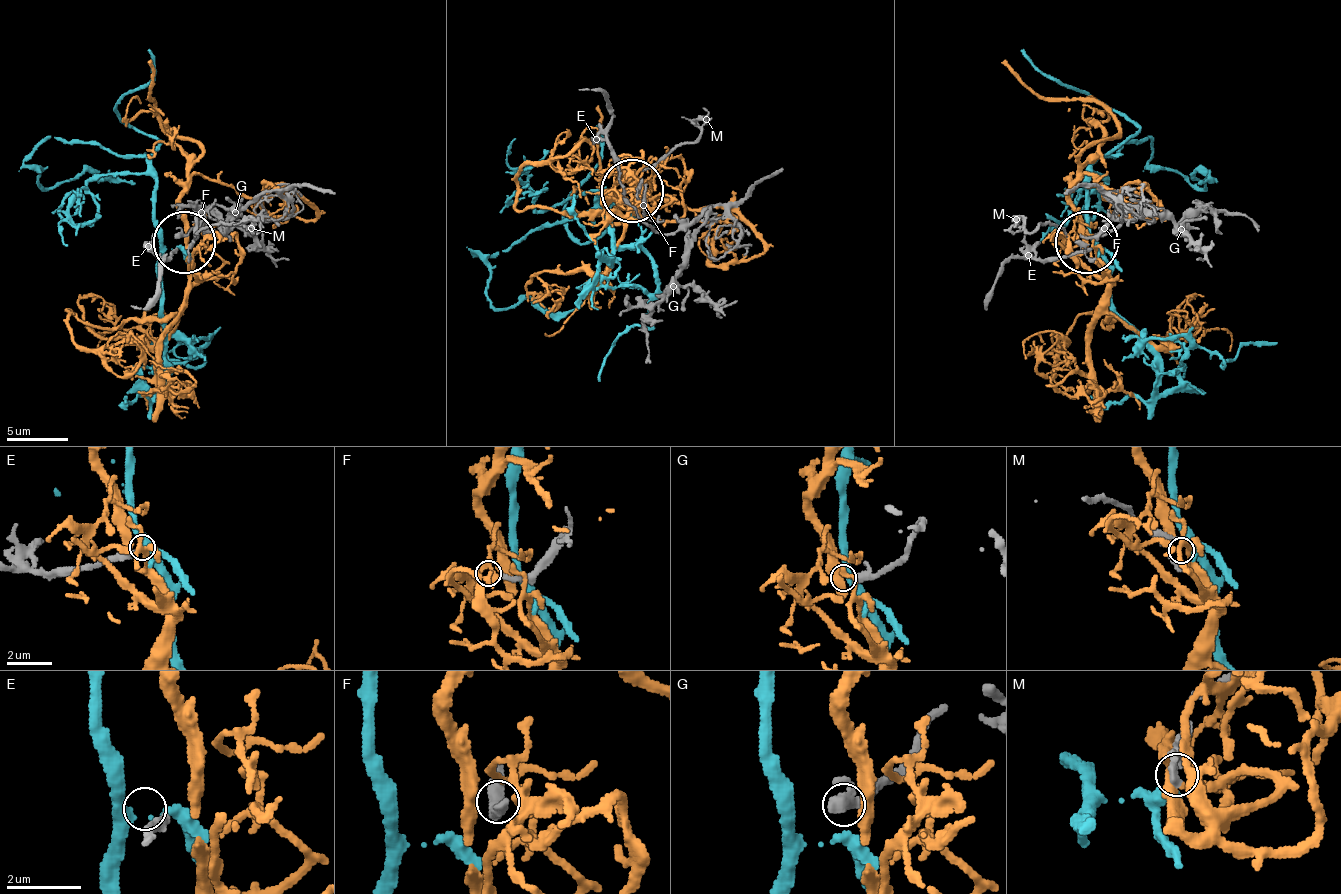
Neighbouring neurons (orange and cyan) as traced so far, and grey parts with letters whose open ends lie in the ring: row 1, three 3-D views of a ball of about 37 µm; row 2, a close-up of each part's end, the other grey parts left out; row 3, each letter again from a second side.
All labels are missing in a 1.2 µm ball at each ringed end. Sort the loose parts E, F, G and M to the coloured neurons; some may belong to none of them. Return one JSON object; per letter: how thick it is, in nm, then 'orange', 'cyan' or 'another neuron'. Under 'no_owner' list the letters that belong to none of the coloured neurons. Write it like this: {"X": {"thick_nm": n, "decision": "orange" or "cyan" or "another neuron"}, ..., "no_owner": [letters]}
{"E": {"thick_nm": 280, "decision": "another neuron"}, "F": {"thick_nm": 240, "decision": "another neuron"}, "G": {"thick_nm": 400, "decision": "another neuron"}, "M": {"thick_nm": 280, "decision": "cyan"}, "no_owner": ["E", "F", "G"]}

